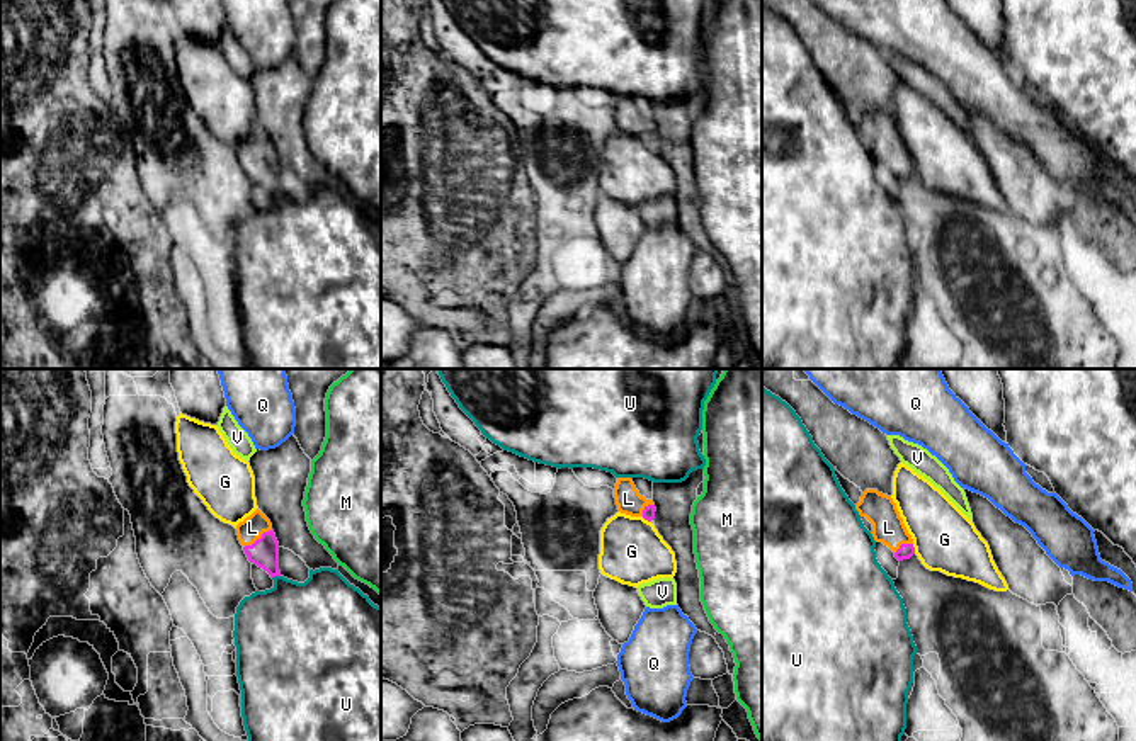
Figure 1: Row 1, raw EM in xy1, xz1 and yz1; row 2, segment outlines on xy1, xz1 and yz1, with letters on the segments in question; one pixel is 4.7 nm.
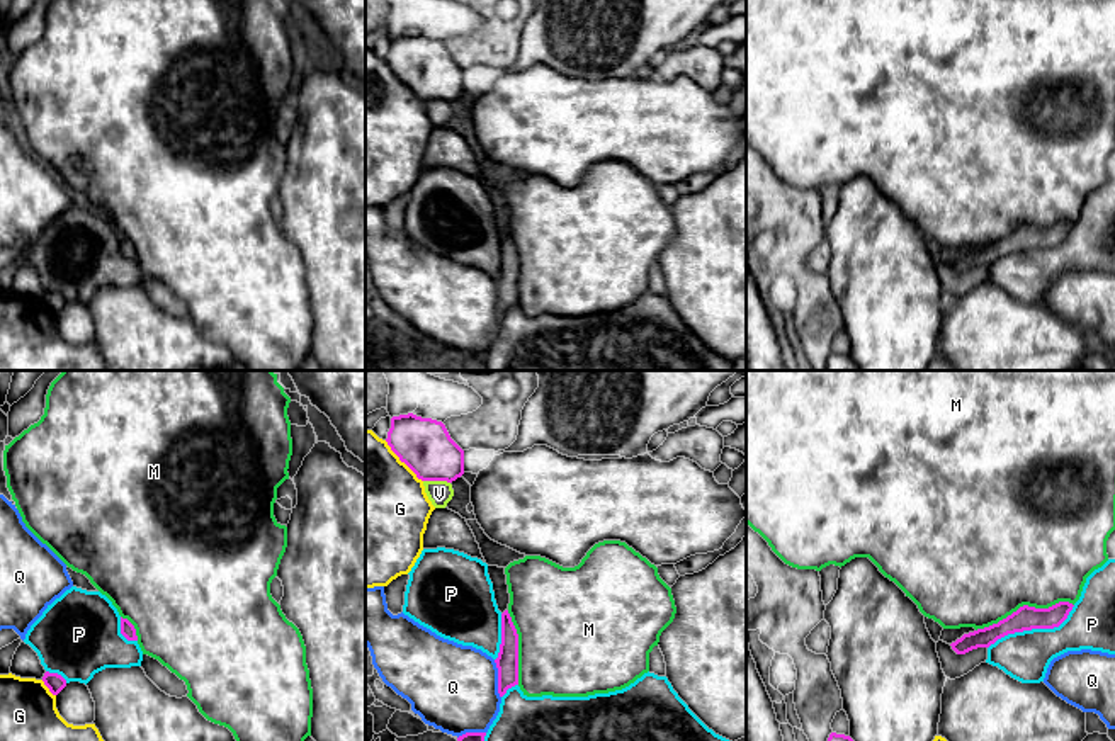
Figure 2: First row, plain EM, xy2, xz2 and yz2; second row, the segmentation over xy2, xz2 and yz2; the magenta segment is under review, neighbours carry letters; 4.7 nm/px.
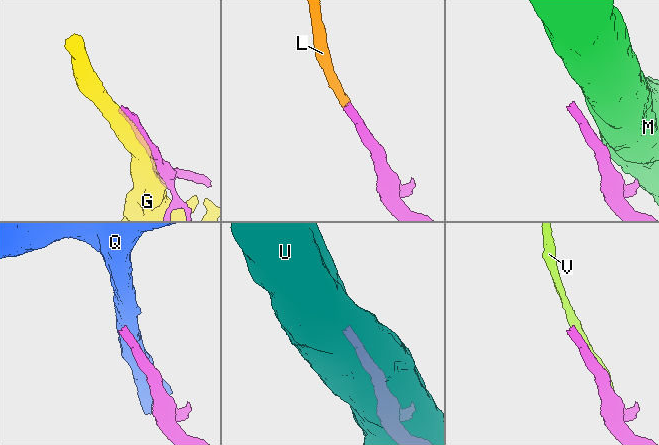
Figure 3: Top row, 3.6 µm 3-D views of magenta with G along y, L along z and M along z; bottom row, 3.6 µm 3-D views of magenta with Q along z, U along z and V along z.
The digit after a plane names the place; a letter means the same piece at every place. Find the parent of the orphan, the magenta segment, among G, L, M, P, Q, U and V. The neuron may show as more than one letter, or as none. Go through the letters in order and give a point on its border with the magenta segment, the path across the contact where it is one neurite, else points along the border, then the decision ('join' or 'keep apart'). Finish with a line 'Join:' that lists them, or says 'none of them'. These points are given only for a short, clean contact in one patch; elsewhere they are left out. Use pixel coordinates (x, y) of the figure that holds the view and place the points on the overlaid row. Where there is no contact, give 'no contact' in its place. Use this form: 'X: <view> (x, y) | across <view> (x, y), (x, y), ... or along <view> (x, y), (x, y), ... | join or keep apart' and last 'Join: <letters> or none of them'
G: xz2 (401, 461) | keep apart
L: xy1 (257, 539) | across xy1 (264, 553), (257, 539), (252, 527) | join
M: yz2 (1024, 605) | keep apart
P: yz2 (1032, 627) | keep apart
Q: xz2 (498, 678) | along xz2 (493, 660), (500, 697) | keep apart
U: xy1 (276, 575) | keep apart
V: xz2 (437, 480) | keep apart
Join: L

